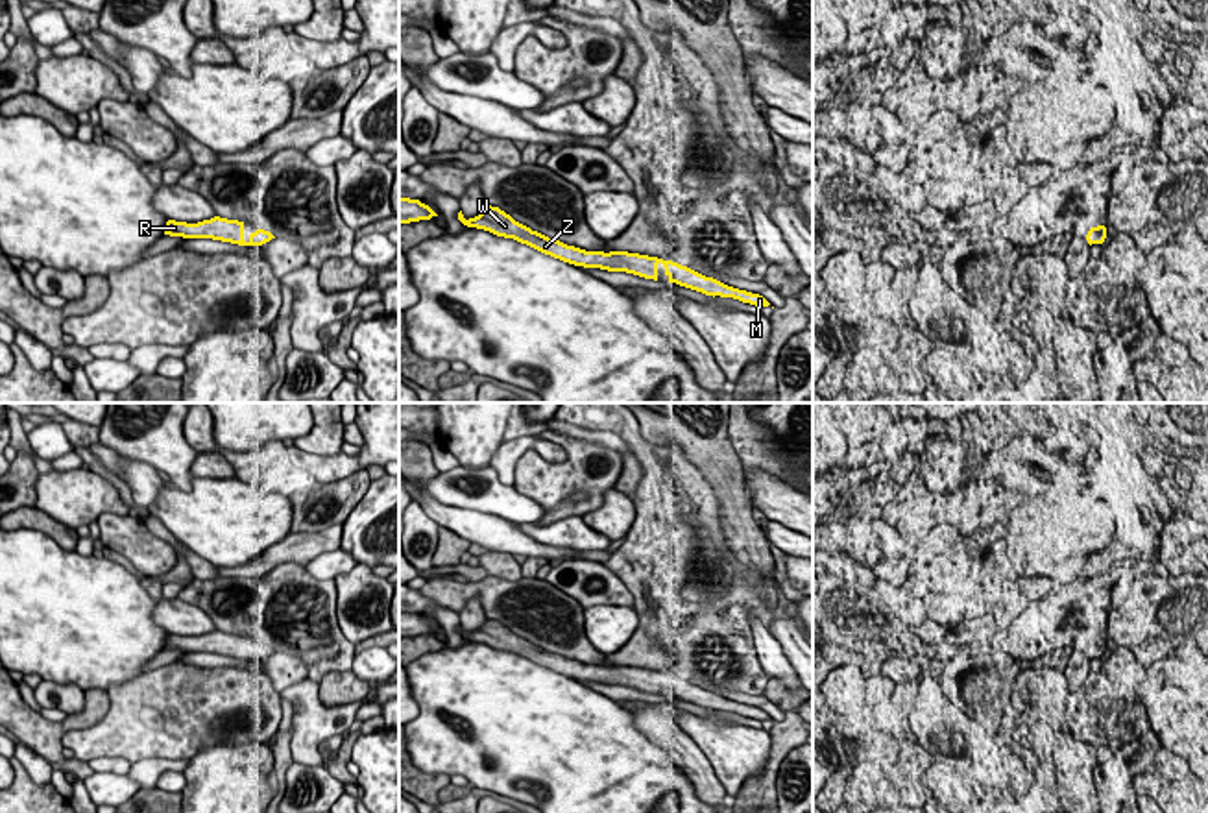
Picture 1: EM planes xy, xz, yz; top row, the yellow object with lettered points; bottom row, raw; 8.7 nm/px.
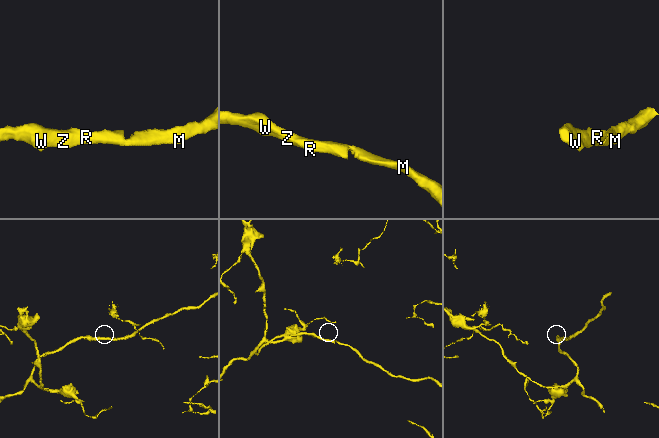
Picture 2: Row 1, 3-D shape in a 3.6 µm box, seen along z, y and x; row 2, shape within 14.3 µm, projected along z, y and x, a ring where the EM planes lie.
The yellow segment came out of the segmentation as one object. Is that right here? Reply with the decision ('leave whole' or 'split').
leave whole

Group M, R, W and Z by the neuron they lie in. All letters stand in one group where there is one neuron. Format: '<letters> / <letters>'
M R W Z

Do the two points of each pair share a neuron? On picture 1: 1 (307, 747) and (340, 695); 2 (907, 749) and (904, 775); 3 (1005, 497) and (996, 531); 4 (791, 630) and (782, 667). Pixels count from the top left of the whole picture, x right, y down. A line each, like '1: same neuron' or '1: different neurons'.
1: different neurons
2: same neuron
3: same neuron
4: same neuron

